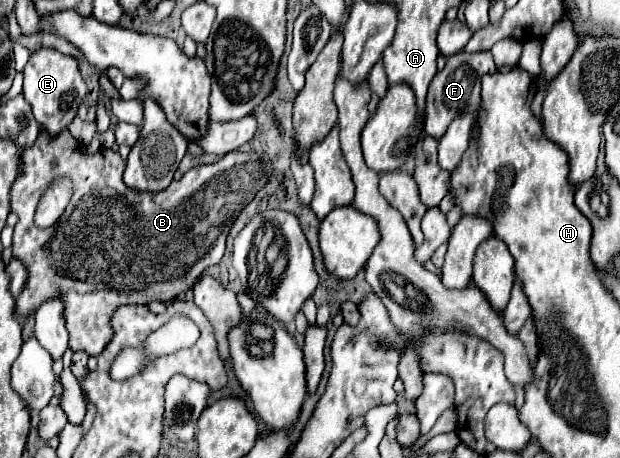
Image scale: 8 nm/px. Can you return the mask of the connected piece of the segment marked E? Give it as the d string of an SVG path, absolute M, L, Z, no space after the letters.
M40 48L32 52L24 68L24 98L32 106L36 122L50 136L56 136L68 128L78 112L78 106L84 102L86 92L88 86L78 70L78 60L74 56L66 56L54 48Z

